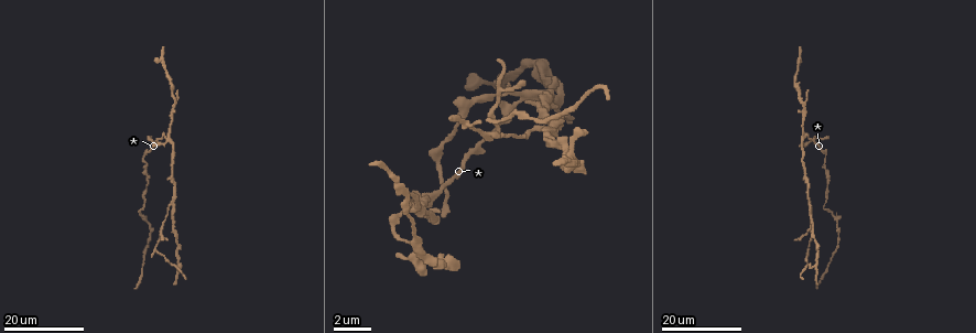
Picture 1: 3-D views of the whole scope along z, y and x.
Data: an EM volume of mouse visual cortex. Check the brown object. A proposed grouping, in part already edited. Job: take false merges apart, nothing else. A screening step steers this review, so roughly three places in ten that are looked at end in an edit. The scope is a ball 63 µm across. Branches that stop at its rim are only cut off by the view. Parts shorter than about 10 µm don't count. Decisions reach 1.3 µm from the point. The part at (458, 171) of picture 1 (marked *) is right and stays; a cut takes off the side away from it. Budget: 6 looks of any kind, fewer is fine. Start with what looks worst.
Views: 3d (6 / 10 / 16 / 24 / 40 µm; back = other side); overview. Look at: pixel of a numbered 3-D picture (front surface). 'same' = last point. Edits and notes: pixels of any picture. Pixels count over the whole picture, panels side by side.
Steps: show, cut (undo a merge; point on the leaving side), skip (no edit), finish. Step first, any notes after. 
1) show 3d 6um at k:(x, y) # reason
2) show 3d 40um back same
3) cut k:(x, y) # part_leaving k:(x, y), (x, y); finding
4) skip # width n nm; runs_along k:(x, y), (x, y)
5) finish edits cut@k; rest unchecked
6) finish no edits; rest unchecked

show 3d 24um at 1:(173, 204) # side arm on a straight run

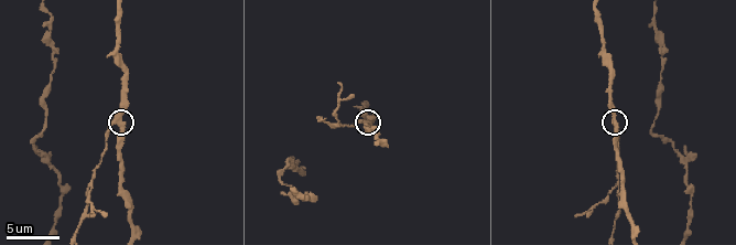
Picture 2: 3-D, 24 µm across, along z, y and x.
show 3d 10um at 2:(114, 124)

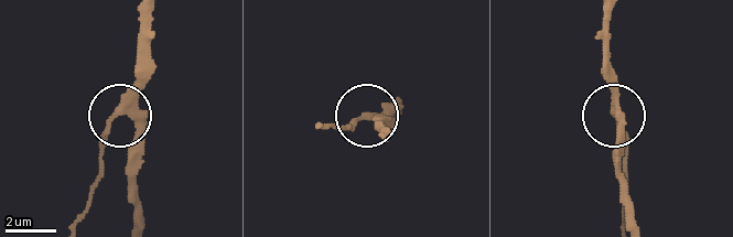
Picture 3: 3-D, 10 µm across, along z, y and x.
cut 3:(109, 132) # arms 3; two cells meet here

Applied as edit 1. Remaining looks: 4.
show overview

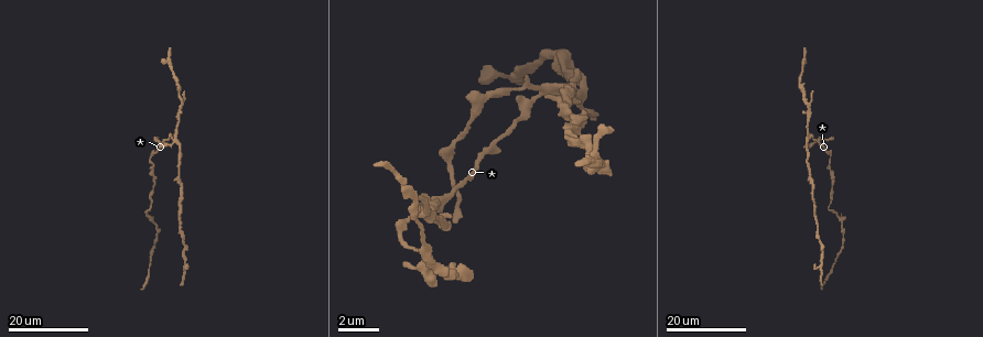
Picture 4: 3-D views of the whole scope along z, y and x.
show 3d 16um at 4:(177, 138) # three-way junction

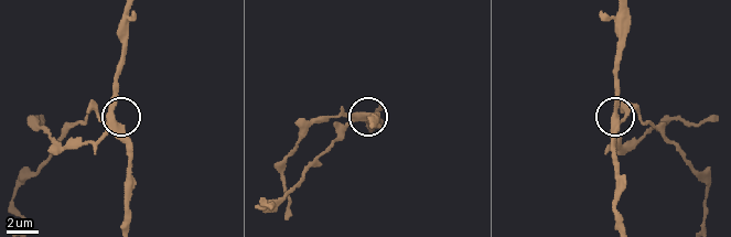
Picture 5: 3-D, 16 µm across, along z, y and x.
show 3d 6um at 5:(112, 117)

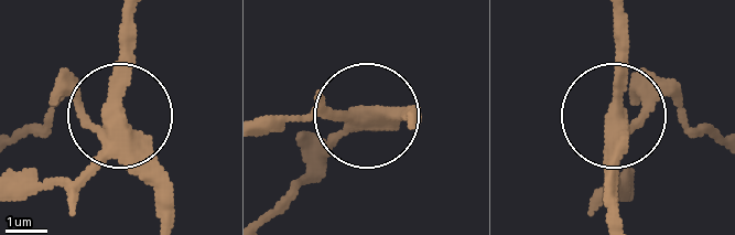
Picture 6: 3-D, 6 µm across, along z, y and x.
skip # side_arm 26 um; continuous, no second cell

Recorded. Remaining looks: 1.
show 3d 16um at 2:(664, 57) # thick turns thin

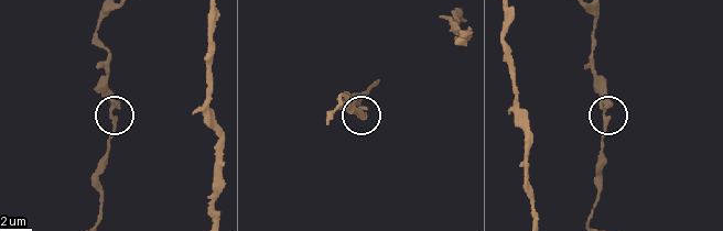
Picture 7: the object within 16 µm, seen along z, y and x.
skip # runs_along 7:(108, 13), (96, 36), (108, 56), (112, 127), (108, 162); one cell here

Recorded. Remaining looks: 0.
finish edits cut@3; rest unchecked

